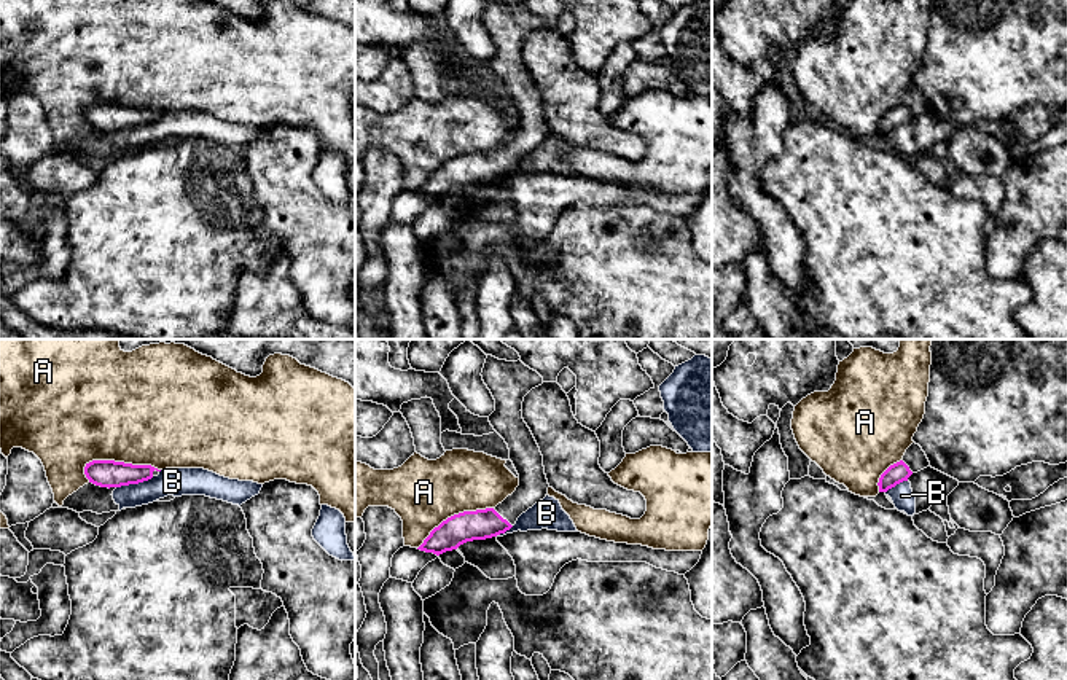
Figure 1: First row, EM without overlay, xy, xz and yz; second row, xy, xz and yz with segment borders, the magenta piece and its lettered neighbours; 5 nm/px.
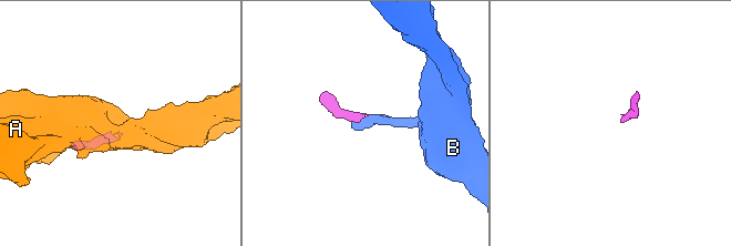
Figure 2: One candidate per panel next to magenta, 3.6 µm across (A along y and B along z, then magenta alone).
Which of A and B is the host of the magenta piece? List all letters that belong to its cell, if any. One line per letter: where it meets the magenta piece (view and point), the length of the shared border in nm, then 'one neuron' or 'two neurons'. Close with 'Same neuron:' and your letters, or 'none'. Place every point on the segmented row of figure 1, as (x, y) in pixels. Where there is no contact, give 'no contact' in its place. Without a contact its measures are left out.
A: contact xy (121, 462); length 400 nm; two neurons
B: contact xy (134, 483); length 200 nm; two neurons
Same neuron: none

